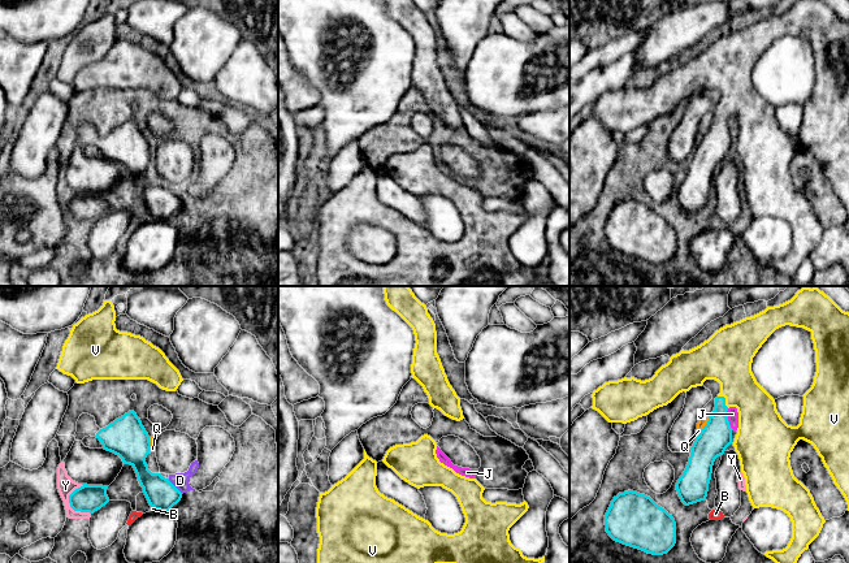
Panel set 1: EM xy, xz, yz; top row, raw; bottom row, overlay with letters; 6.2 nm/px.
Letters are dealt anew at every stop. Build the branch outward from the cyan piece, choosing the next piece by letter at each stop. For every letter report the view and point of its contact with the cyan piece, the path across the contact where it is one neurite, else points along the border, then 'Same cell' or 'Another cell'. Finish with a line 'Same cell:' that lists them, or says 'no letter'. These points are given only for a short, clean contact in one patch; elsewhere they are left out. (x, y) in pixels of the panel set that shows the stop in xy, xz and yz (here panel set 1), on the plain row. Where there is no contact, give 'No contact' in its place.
B: Touches cyan at xy (154, 216). Boundary: xy (151, 215), (155, 217). Another cell
D: Touches cyan at xy (174, 195). Boundary: xy (168, 187), (182, 202). Another cell
J: Touches cyan at yz (727, 128). Boundary: yz (727, 117), (727, 129), (732, 137). Another cell
Q: Touches cyan at yz (704, 137). Boundary: yz (709, 126), (696, 146). Another cell
V: Touches cyan at yz (724, 108). Same cell
Y: Touches cyan at xy (70, 213). Another cell
Same cell: V

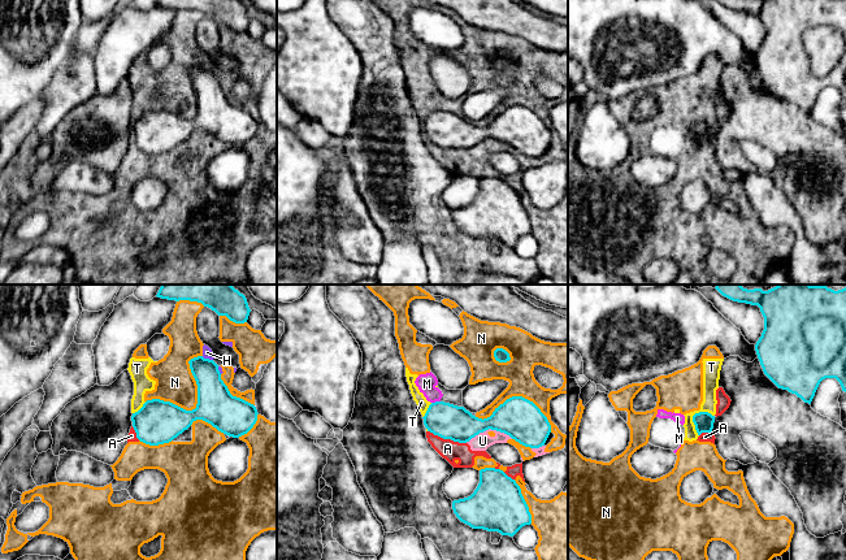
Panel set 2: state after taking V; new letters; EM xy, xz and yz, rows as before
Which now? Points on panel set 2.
A: Touches cyan at xz (447, 147). Boundary: xz (428, 139), (443, 147), (465, 152). Another cell
H: Touches cyan at xy (207, 68). Boundary: xy (202, 65), (212, 69). Another cell
M: Touches cyan at xz (435, 111). Boundary: xz (439, 109), (432, 112). Another cell
N: Touches cyan at xy (198, 112). Another cell
T: Touches cyan at yz (693, 127). Boundary: yz (707, 120), (699, 120), (693, 125), (694, 138), (698, 144). Another cell
U: Touches cyan at xz (489, 137). Another cell
Same cell: no letter

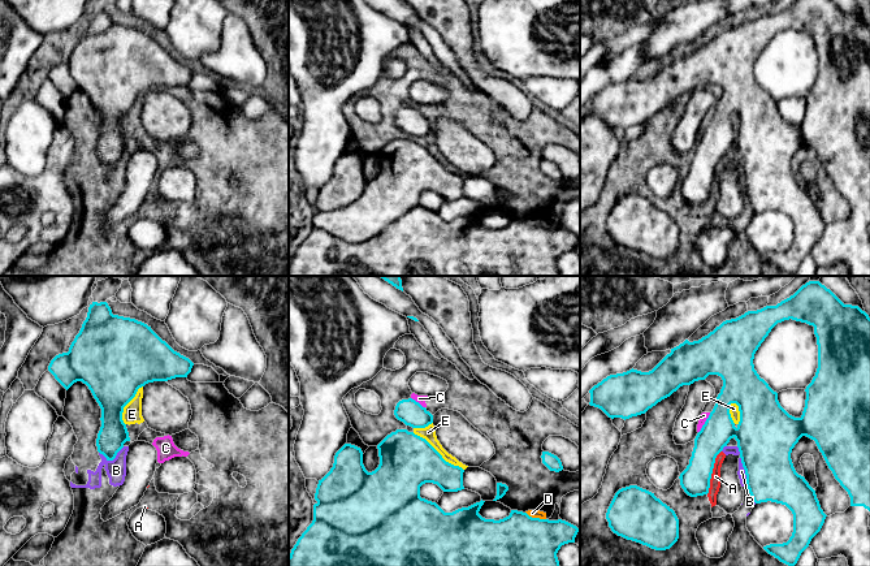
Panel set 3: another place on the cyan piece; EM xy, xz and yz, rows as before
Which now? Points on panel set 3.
A: Touches cyan at yz (711, 181). Another cell
B: Touches cyan at xy (112, 168). Boundary: xy (124, 155), (112, 168), (107, 168), (99, 161). Another cell
C: Touches cyan at yz (705, 132). Boundary: yz (710, 121), (698, 141). Another cell
D: Touches cyan at xz (536, 227). Boundary: xz (526, 220), (532, 225), (545, 228). Another cell
E: Touches cyan at xz (438, 161). Another cell
Same cell: no letter

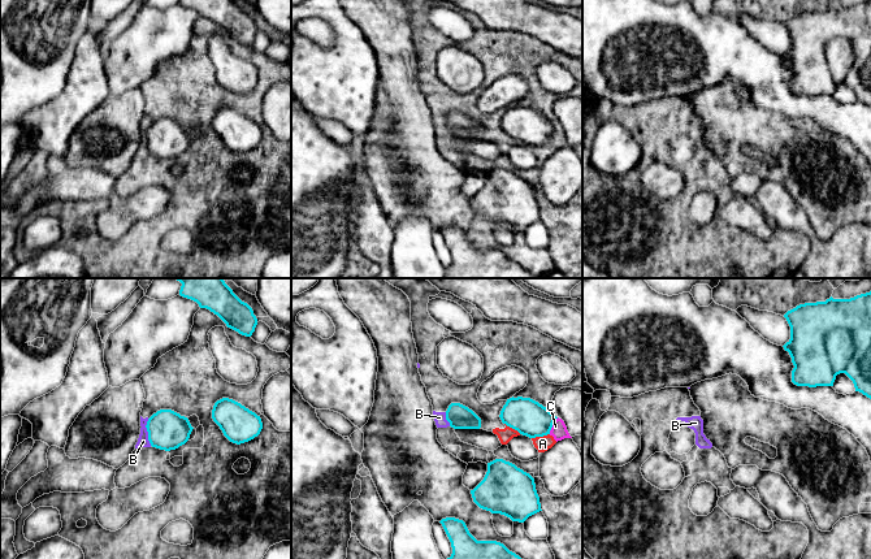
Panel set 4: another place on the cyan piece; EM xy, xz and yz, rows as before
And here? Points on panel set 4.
A: Touches cyan at xz (540, 144). Another cell
B: Touches cyan at xy (147, 139). Boundary: xy (147, 128), (147, 147), (151, 154). Another cell
C: Touches cyan at xz (551, 134). Boundary: xz (558, 126), (549, 142). Another cell
Same cell: no letter

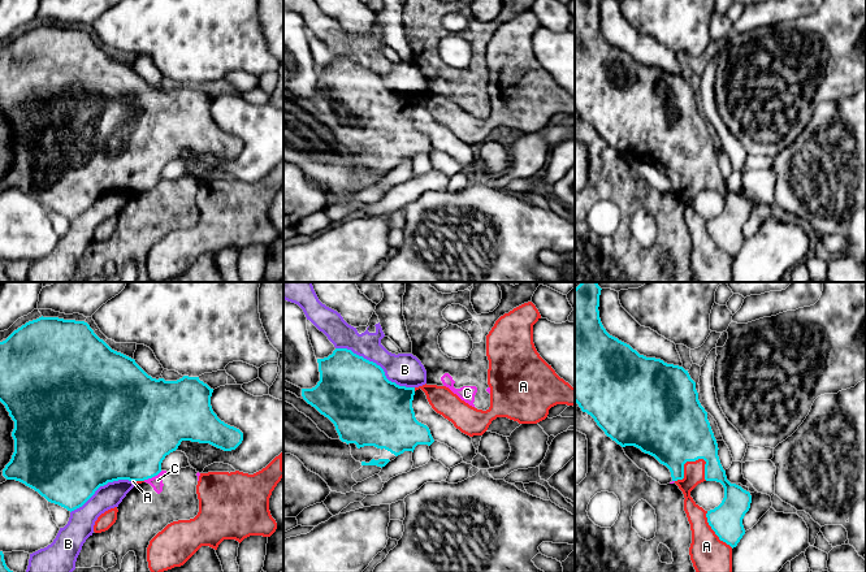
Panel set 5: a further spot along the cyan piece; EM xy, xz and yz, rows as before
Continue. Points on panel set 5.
A: Touches cyan at yz (684, 172). Same cell
B: Touches cyan at xz (376, 73). Another cell
C: Touches cyan at xy (152, 185). Boundary: xy (161, 180), (143, 189). Another cell
Same cell: A

